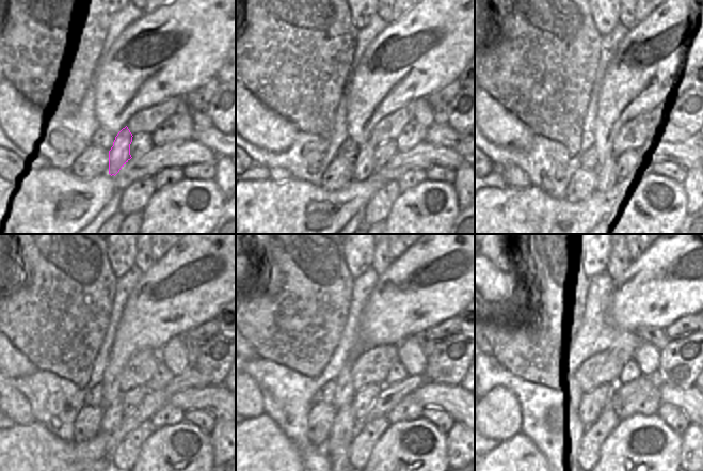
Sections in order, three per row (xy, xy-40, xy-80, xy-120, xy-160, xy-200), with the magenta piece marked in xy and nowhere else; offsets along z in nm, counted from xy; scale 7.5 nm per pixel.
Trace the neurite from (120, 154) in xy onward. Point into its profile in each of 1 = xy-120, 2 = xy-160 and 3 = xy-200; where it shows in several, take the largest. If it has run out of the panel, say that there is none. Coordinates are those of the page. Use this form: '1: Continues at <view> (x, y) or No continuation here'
1: Continues at xy-120 (131, 398)
2: Continues at xy-160 (362, 402)
3: Continues at xy-200 (591, 406)

